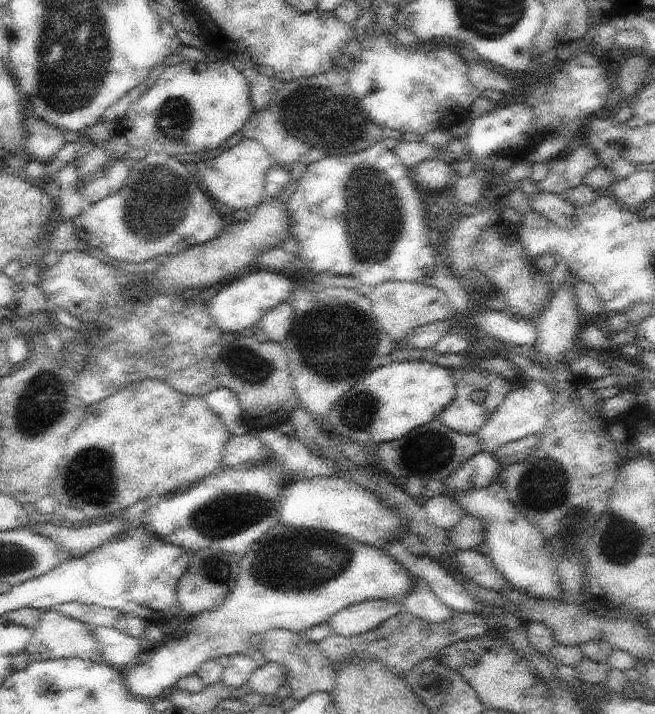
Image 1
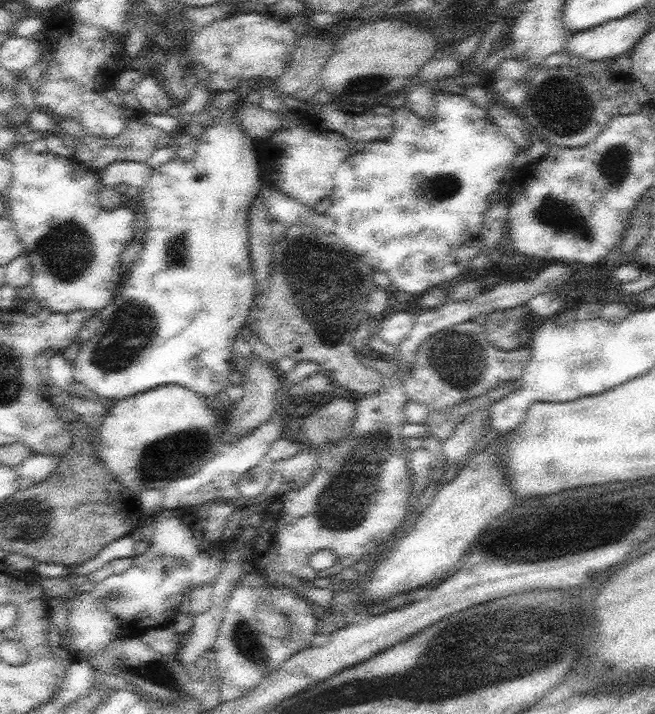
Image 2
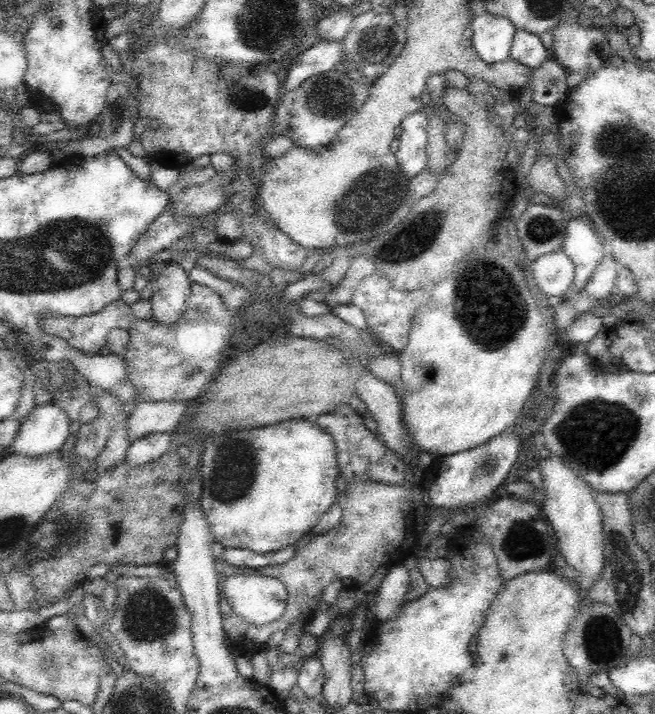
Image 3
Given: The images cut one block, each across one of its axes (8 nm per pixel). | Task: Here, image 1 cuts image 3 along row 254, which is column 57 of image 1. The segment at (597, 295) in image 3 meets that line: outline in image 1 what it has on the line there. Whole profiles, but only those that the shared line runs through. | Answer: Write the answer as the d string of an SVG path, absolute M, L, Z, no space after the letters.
M80 601L64 602L55 608L70 618L86 623L89 627L114 627L121 617L120 611L98 605L89 605Z

